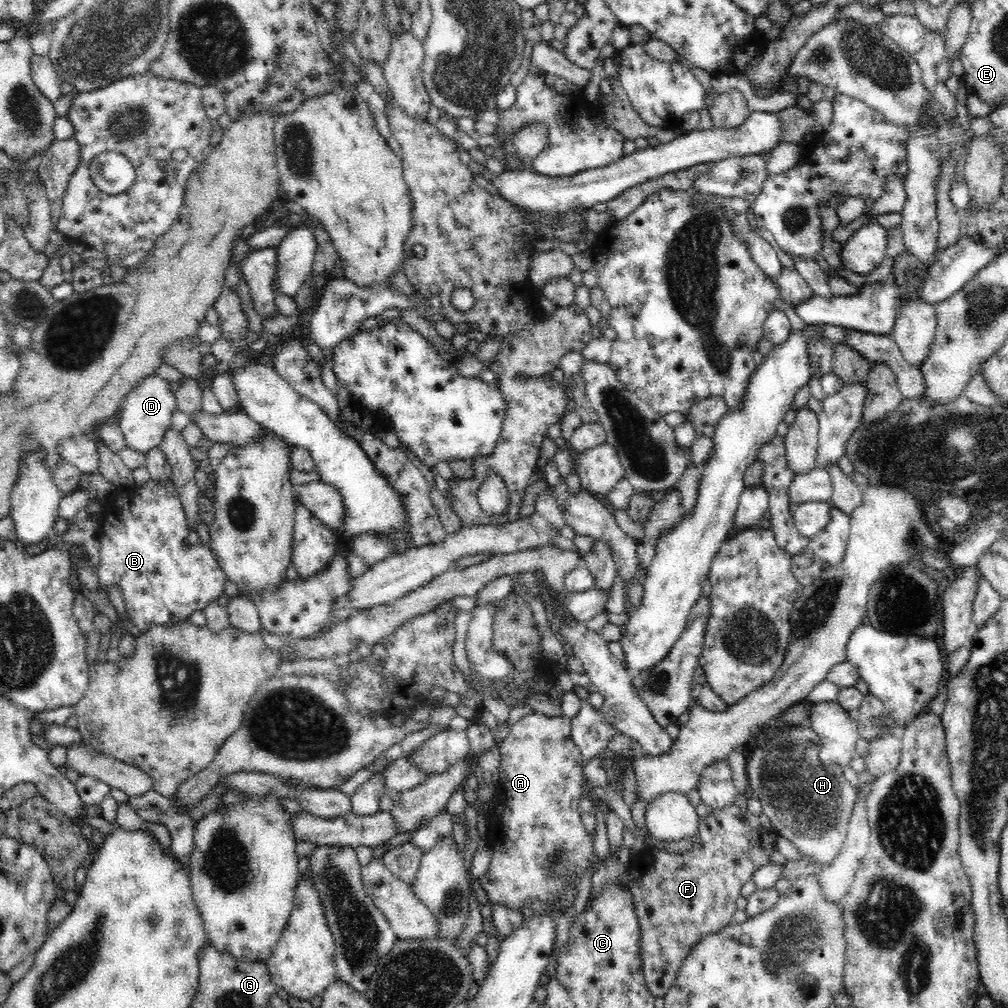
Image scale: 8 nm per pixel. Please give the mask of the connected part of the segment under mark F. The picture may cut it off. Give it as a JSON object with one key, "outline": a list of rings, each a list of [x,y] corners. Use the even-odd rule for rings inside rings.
{"outline":[[[732,803],[713,810],[706,817],[698,818],[698,834],[690,850],[676,854],[655,847],[645,849],[636,865],[626,868],[624,879],[632,891],[632,901],[640,921],[641,956],[646,986],[655,998],[663,998],[676,984],[680,966],[695,944],[730,925],[737,910],[736,900],[740,896],[740,889],[751,880],[756,870],[770,861],[770,855],[776,850],[778,837],[779,833],[772,821],[763,812],[755,816],[750,810]]]}

